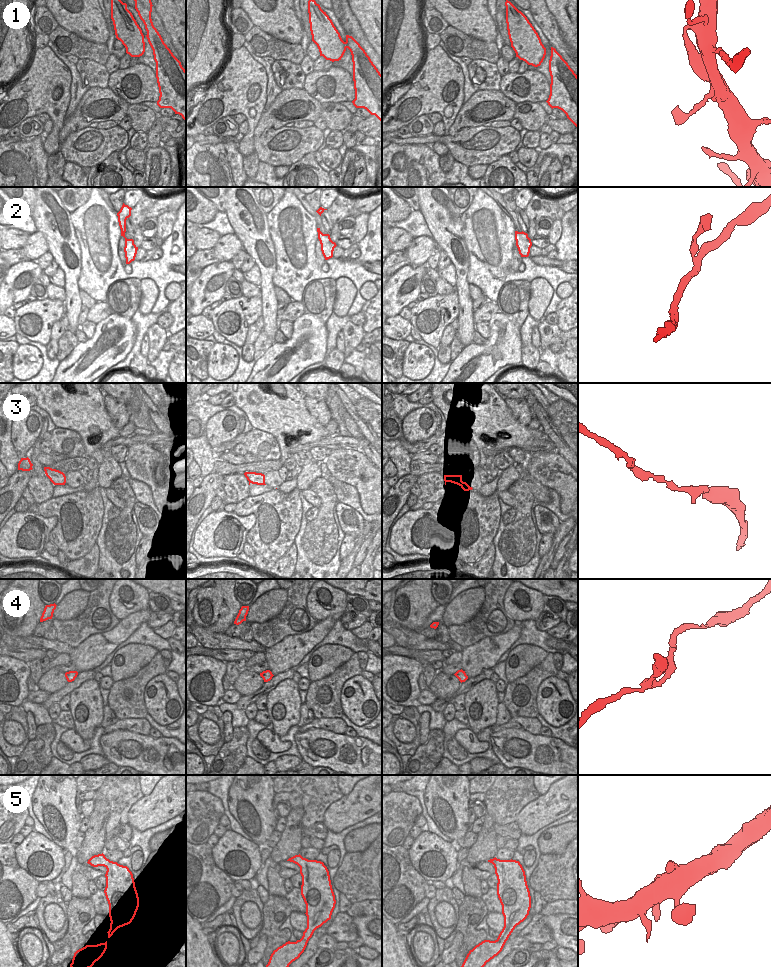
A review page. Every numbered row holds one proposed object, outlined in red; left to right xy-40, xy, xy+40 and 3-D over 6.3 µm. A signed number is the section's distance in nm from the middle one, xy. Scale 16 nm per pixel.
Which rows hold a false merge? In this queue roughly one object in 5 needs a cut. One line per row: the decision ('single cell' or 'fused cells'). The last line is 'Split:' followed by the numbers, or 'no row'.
1: single cell
2: single cell
3: single cell
4: single cell
5: single cell
Split: no row

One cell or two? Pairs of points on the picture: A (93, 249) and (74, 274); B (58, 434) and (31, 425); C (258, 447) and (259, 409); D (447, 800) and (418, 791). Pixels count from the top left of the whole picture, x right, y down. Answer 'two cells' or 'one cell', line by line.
A: two cells
B: two cells
C: two cells
D: two cells

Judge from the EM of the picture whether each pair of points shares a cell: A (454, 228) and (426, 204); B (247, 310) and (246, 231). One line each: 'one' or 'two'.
A: one
B: two

